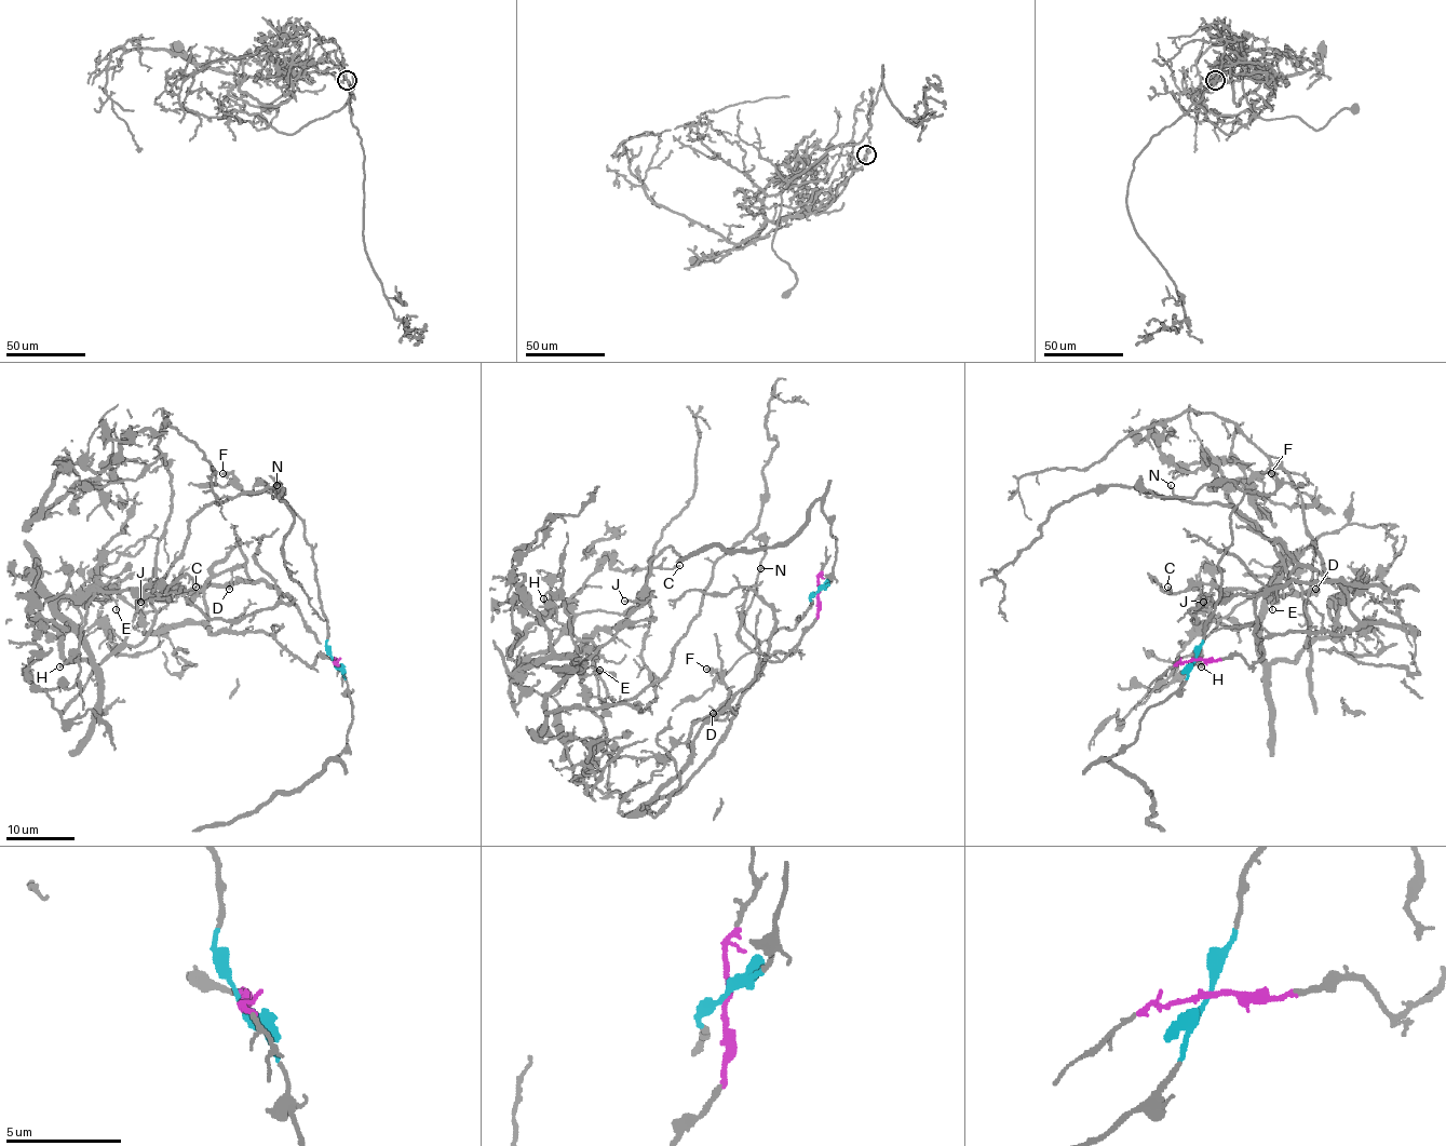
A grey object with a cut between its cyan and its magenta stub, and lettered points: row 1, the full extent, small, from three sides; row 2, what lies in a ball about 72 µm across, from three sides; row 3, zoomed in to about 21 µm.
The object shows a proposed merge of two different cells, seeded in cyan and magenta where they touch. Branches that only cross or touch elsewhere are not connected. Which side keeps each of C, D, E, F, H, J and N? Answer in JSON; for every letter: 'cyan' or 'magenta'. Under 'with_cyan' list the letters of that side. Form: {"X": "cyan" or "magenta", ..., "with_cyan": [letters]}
{"C": "magenta", "D": "magenta", "E": "magenta", "F": "cyan", "H": "magenta", "J": "magenta", "N": "cyan", "with_cyan": ["F", "N"]}

